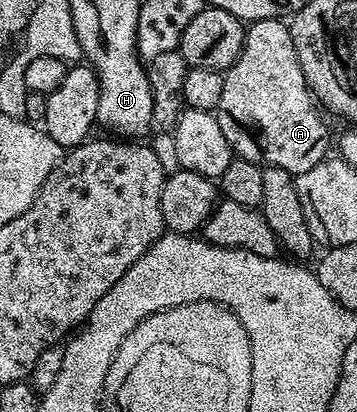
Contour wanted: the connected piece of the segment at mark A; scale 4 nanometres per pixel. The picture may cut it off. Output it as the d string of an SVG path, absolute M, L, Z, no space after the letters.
M283 19L253 20L247 25L244 34L244 45L238 58L224 72L222 86L222 102L214 115L222 126L222 134L226 134L226 142L230 142L233 153L244 158L248 153L248 132L256 136L256 144L264 155L263 163L281 167L293 174L299 174L318 166L329 155L328 124L320 117L321 109L312 95L302 66L298 62L298 54L294 50L292 29Z

